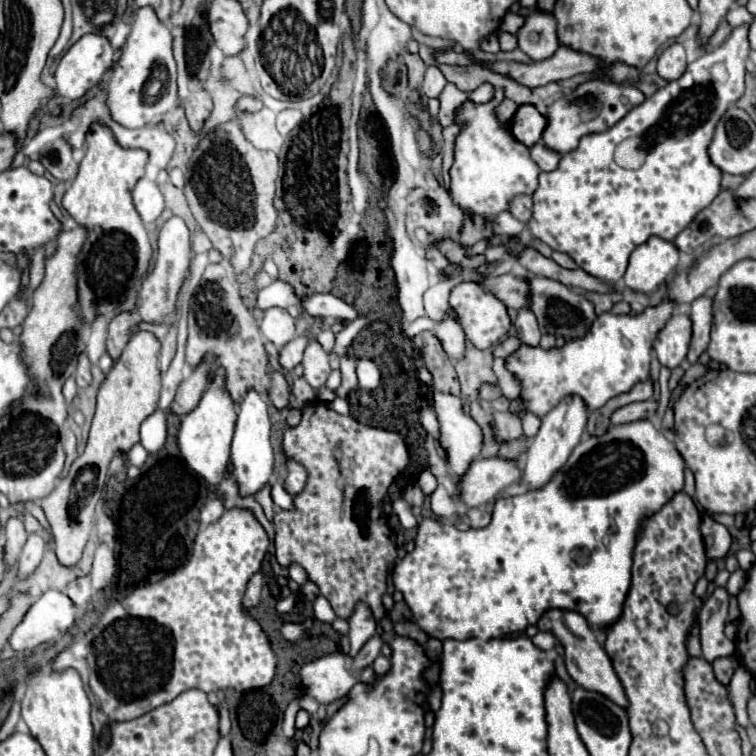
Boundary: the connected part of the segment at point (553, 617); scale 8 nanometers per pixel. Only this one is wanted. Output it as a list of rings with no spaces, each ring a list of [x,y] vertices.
[[[549,609],[543,613],[543,617],[537,623],[539,631],[549,631],[553,637],[563,645],[565,649],[565,667],[573,681],[577,681],[581,687],[591,687],[591,691],[599,691],[601,695],[607,695],[607,699],[619,703],[619,707],[627,707],[627,697],[623,691],[623,685],[619,683],[619,677],[615,675],[615,669],[611,667],[611,659],[605,653],[605,649],[599,645],[597,635],[587,625],[585,617],[575,611],[561,611],[561,609]]]

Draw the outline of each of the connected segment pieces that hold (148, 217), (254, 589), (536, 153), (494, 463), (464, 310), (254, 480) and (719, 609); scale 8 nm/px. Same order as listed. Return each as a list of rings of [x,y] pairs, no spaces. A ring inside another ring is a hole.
[[[139,179],[133,189],[133,203],[143,221],[157,221],[163,211],[163,195],[159,185],[149,179]]]
[[[255,573],[249,583],[247,583],[247,591],[243,595],[243,609],[251,609],[259,605],[261,599],[261,587],[263,587],[263,575]]]
[[[535,143],[533,149],[529,151],[531,151],[531,159],[541,167],[541,171],[553,171],[561,159],[559,153],[545,149],[541,143]]]
[[[477,459],[469,465],[457,483],[459,499],[465,507],[479,507],[495,499],[497,493],[507,489],[519,479],[517,461],[507,459]]]
[[[465,281],[455,285],[455,289],[451,289],[451,297],[449,297],[449,305],[453,307],[459,323],[465,329],[467,337],[473,337],[473,345],[477,349],[487,349],[493,343],[497,343],[501,337],[507,335],[507,331],[511,329],[511,319],[507,315],[507,307],[503,301],[499,301],[495,297],[493,291],[487,291],[481,283],[475,281]]]
[[[247,389],[243,401],[239,403],[235,435],[233,435],[233,445],[231,445],[231,463],[233,463],[233,473],[237,477],[241,495],[253,495],[255,491],[259,491],[273,473],[269,407],[267,407],[265,397],[261,397],[255,389]]]
[[[715,587],[711,597],[703,603],[699,611],[701,623],[701,647],[703,657],[713,663],[717,657],[727,657],[735,653],[735,643],[725,637],[725,621],[727,621],[727,605],[729,593],[725,587]]]

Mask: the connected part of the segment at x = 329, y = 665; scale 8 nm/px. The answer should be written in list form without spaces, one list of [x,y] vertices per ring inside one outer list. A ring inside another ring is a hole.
[[[341,651],[305,663],[301,667],[301,681],[307,695],[315,697],[323,705],[343,699],[357,683],[357,679],[347,669],[345,655]]]

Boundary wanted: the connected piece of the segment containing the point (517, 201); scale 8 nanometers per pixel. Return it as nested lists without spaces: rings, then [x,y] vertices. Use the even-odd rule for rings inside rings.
[[[515,195],[509,203],[509,213],[515,219],[527,223],[531,219],[531,197],[529,195]]]

